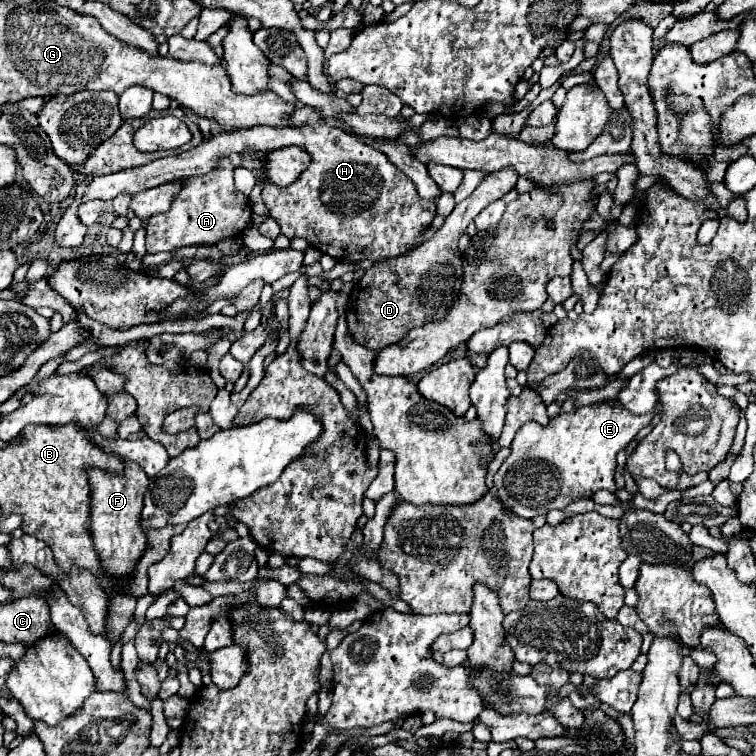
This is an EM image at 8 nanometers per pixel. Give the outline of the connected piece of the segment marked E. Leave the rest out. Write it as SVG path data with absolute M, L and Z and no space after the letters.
M618 400L596 402L588 406L576 406L572 414L560 412L550 418L548 426L528 422L512 440L512 452L494 476L496 498L512 508L520 518L534 518L550 510L562 510L580 496L590 496L598 490L616 492L614 472L616 454L628 446L628 442L648 426L656 410L648 414L632 414Z

